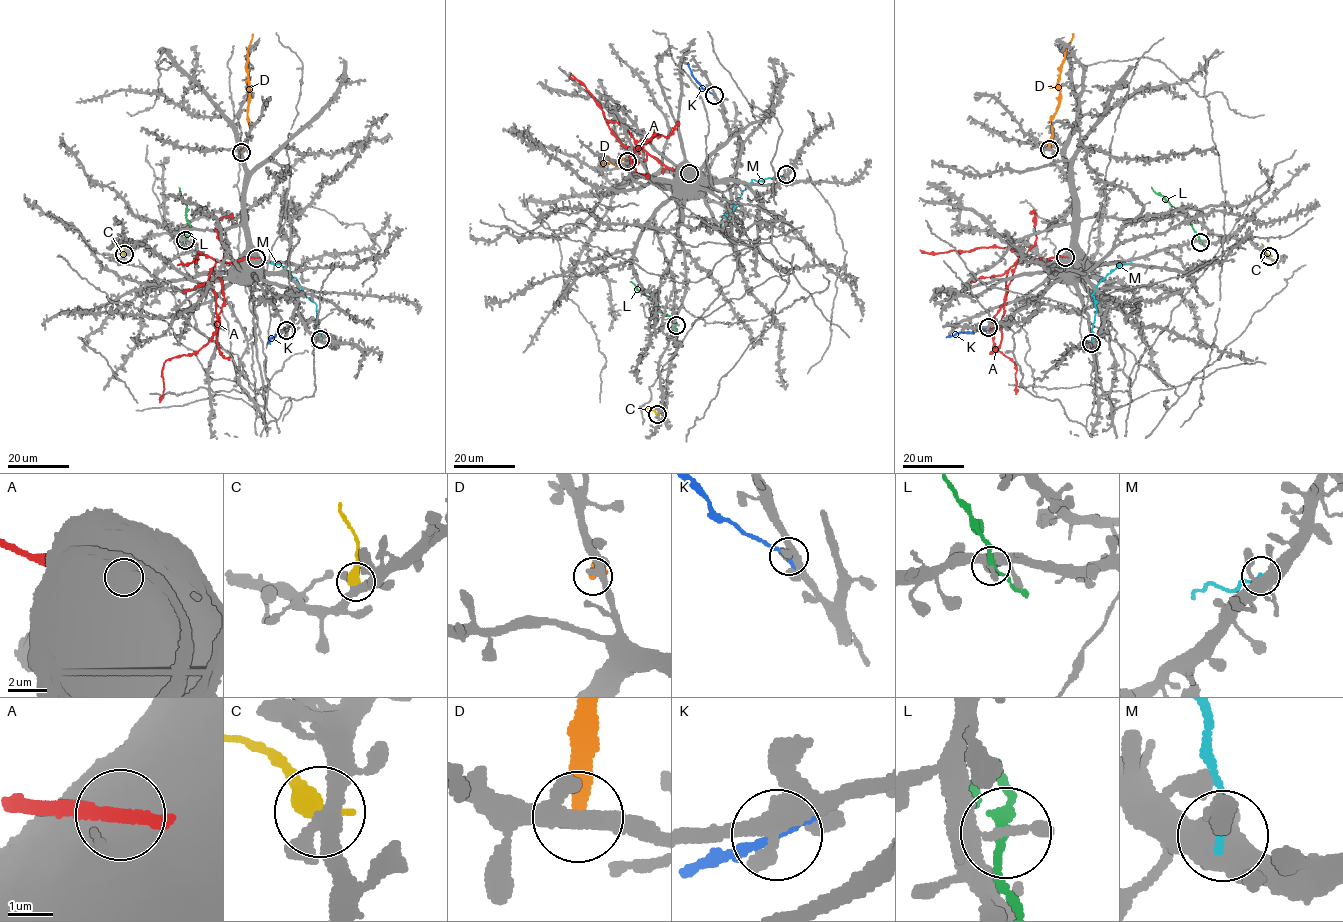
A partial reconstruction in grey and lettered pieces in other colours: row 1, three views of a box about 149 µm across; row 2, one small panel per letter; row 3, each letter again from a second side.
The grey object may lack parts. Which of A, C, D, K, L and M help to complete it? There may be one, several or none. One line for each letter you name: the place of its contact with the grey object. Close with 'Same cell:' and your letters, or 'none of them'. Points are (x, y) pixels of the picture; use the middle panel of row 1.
Same cell: none of them

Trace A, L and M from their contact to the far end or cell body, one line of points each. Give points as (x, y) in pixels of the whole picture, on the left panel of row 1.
A: (256, 258), (218, 260), (212, 267), (209, 276), (216, 296), (216, 333), (190, 354), (165, 360), (159, 402)
L: (185, 240), (190, 229), (187, 206), (178, 187)
M: (320, 339), (316, 305), (302, 292), (289, 272), (279, 264), (261, 259)

